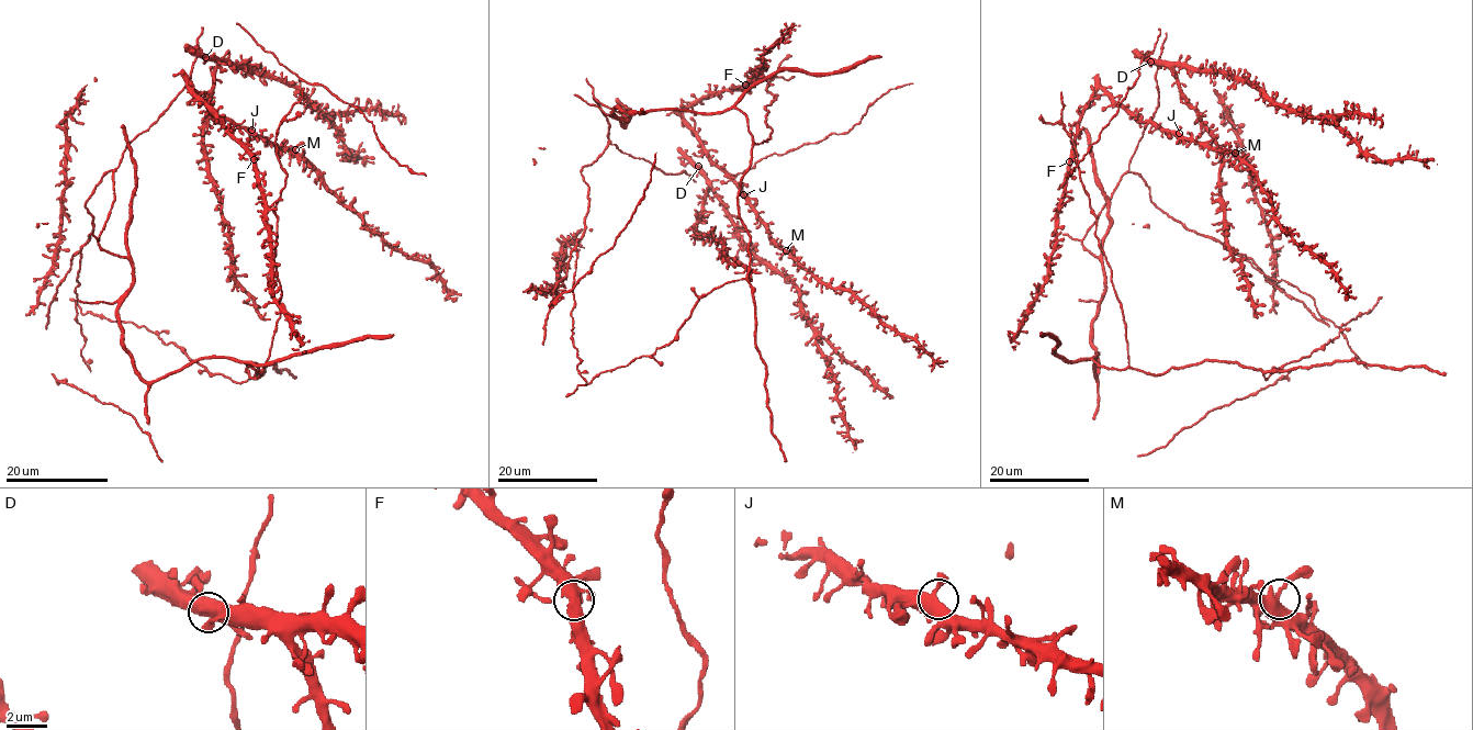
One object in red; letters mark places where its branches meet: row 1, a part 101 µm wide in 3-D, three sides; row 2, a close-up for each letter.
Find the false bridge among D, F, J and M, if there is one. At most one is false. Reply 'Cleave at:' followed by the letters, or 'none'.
Cleave at: none

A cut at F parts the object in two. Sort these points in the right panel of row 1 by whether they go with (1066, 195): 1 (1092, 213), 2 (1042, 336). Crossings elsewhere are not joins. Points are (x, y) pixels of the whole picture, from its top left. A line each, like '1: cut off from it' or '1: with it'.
1: cut off from it
2: cut off from it

